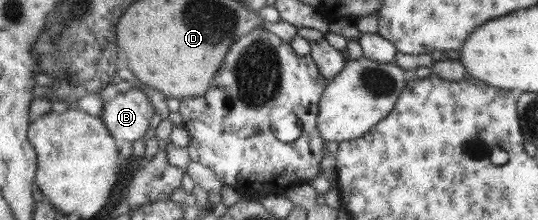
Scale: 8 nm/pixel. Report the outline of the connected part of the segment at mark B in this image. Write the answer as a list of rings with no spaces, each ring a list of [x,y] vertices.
[[[128,89],[104,101],[98,116],[115,140],[133,142],[144,135],[154,113],[141,90]]]

